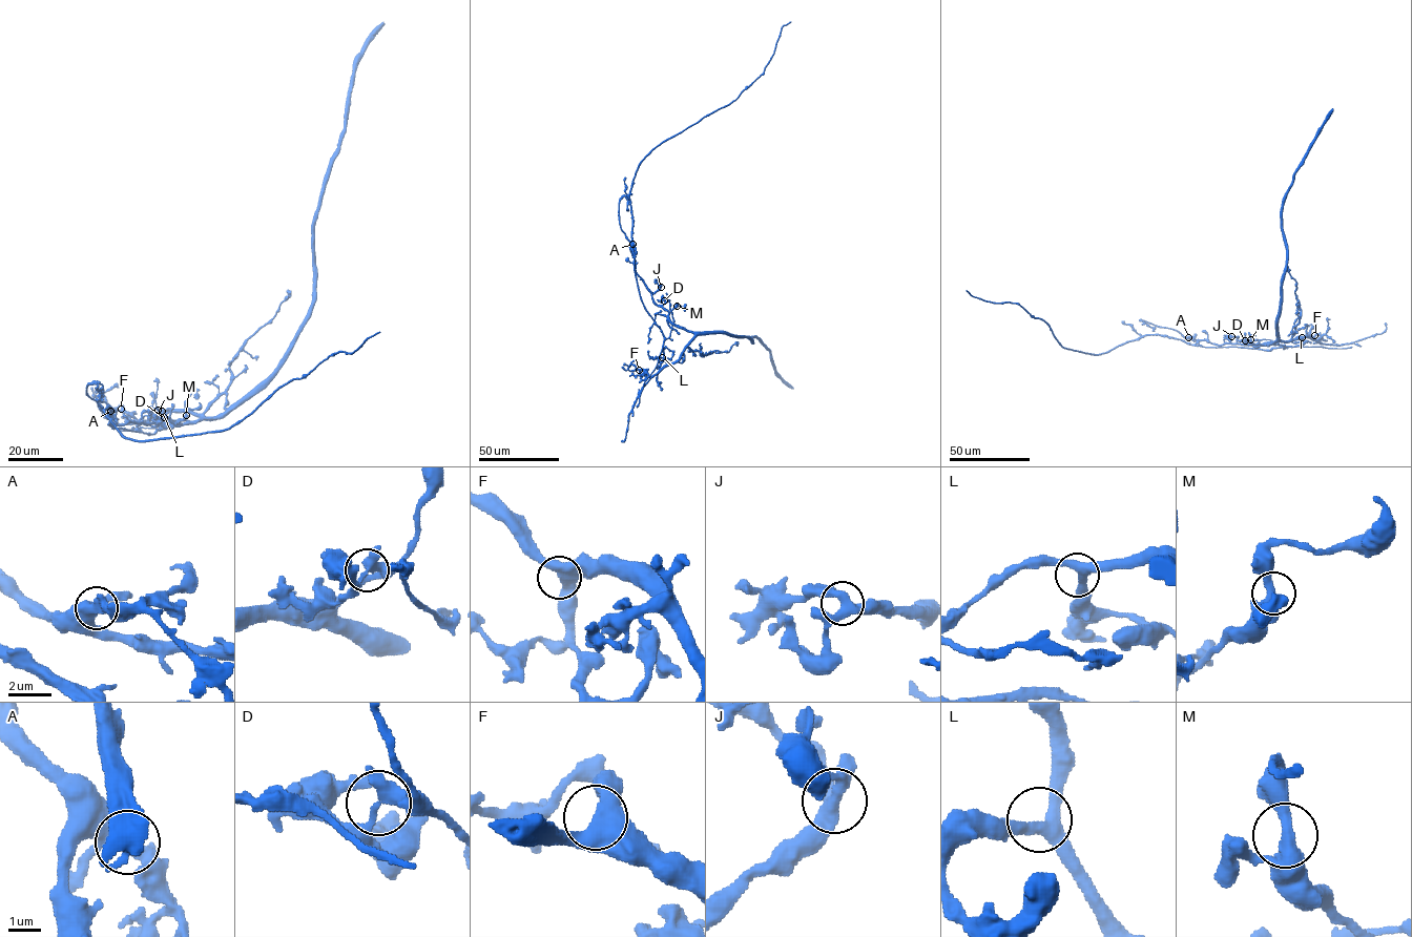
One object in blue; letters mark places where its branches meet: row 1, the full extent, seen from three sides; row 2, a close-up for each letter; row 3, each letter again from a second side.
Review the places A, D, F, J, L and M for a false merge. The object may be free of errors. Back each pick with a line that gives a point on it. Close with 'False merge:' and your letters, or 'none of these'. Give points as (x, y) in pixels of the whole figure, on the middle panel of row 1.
A: (632, 244)
False merge: A

